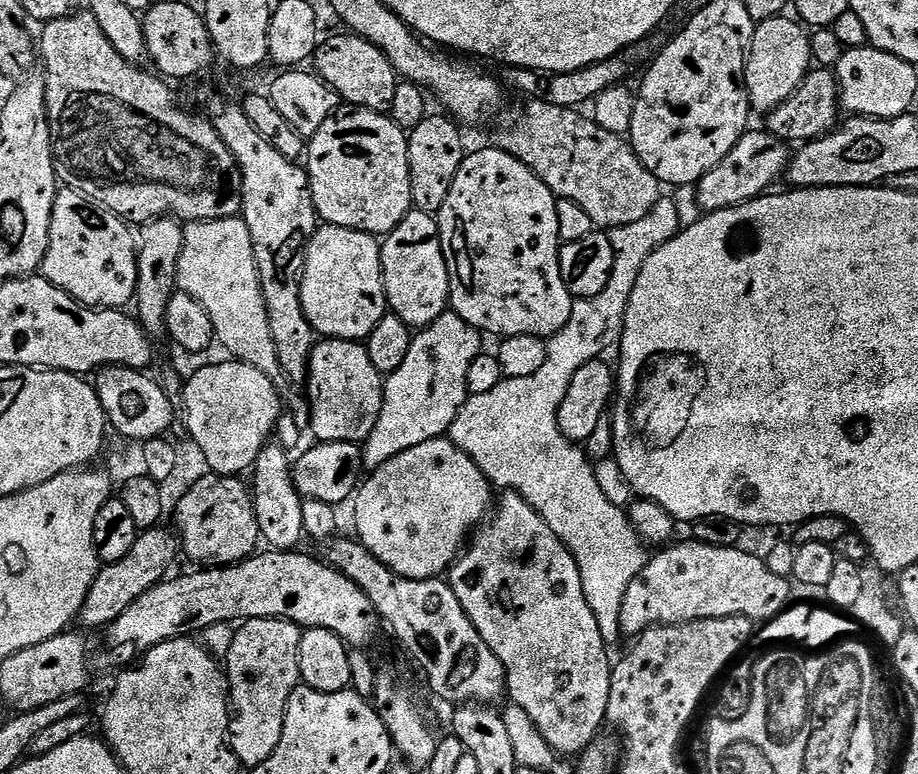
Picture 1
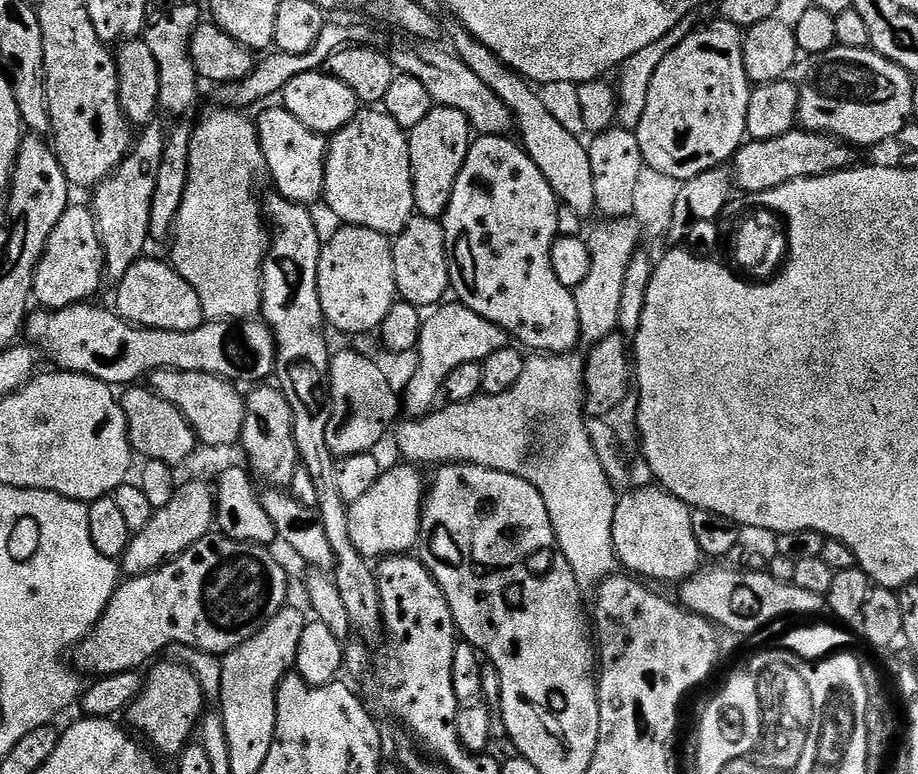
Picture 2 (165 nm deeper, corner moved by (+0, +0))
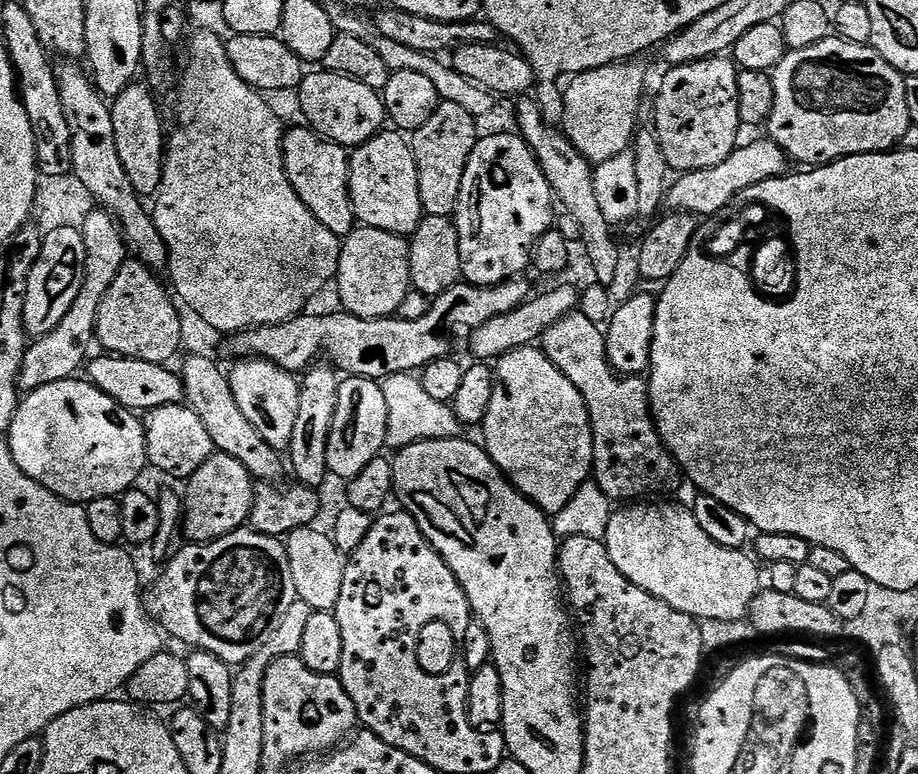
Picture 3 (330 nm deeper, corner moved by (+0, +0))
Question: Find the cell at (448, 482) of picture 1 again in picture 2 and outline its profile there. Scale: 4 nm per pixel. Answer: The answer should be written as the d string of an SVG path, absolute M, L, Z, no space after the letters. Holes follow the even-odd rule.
M407 462L401 463L401 468L392 468L389 470L381 471L378 482L374 482L374 486L370 486L370 490L366 494L362 494L362 498L358 498L358 502L354 502L348 510L348 517L350 518L350 542L354 542L354 546L357 548L363 556L369 558L387 558L389 556L403 556L413 551L412 547L421 543L422 537L420 534L420 519L424 513L424 502L426 499L426 480L420 477L421 469L413 466Z

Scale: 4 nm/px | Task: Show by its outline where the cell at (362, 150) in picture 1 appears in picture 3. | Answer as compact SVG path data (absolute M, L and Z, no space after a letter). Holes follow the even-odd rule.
M381 130L373 140L367 140L355 149L350 156L350 188L352 205L356 219L365 228L386 230L395 236L410 238L418 230L420 221L426 213L420 197L418 182L418 166L416 156L412 153L412 145L399 131Z

